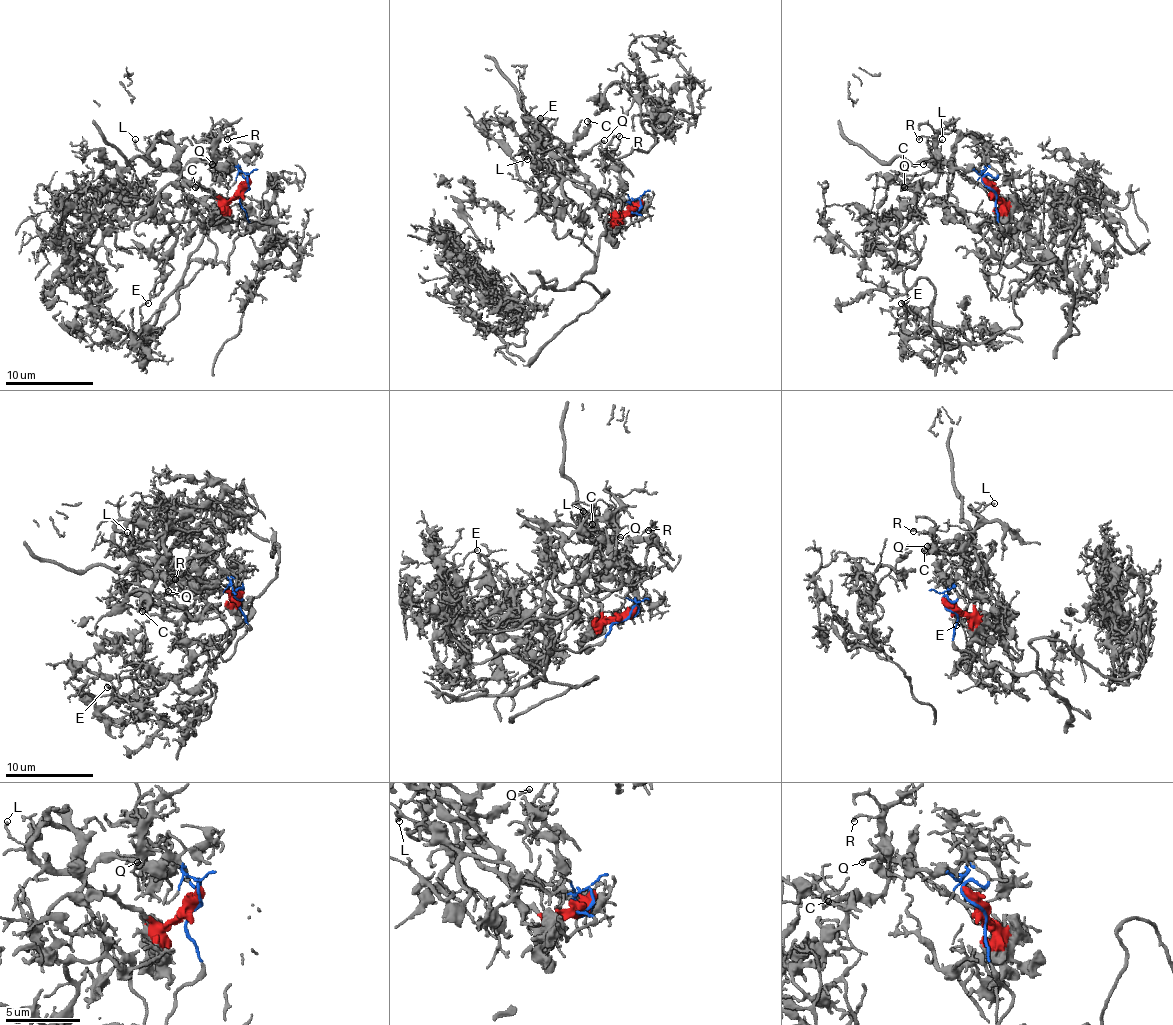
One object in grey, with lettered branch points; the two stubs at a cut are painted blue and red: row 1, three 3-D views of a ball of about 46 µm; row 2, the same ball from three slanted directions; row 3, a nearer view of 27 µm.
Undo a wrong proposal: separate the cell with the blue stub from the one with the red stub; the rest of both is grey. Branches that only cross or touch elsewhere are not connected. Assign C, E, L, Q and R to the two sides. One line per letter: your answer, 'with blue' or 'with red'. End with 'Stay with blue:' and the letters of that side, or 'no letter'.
C: with red
E: with blue
L: with red
Q: with red
R: with blue
Stay with blue: E, R

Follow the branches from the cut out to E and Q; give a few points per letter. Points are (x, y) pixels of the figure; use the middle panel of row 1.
E: (637, 210), (626, 228), (619, 201), (609, 210), (595, 254), (571, 230), (558, 239), (523, 140), (541, 118)
Q: (637, 208), (619, 217), (611, 217), (569, 175), (567, 166), (604, 140)

